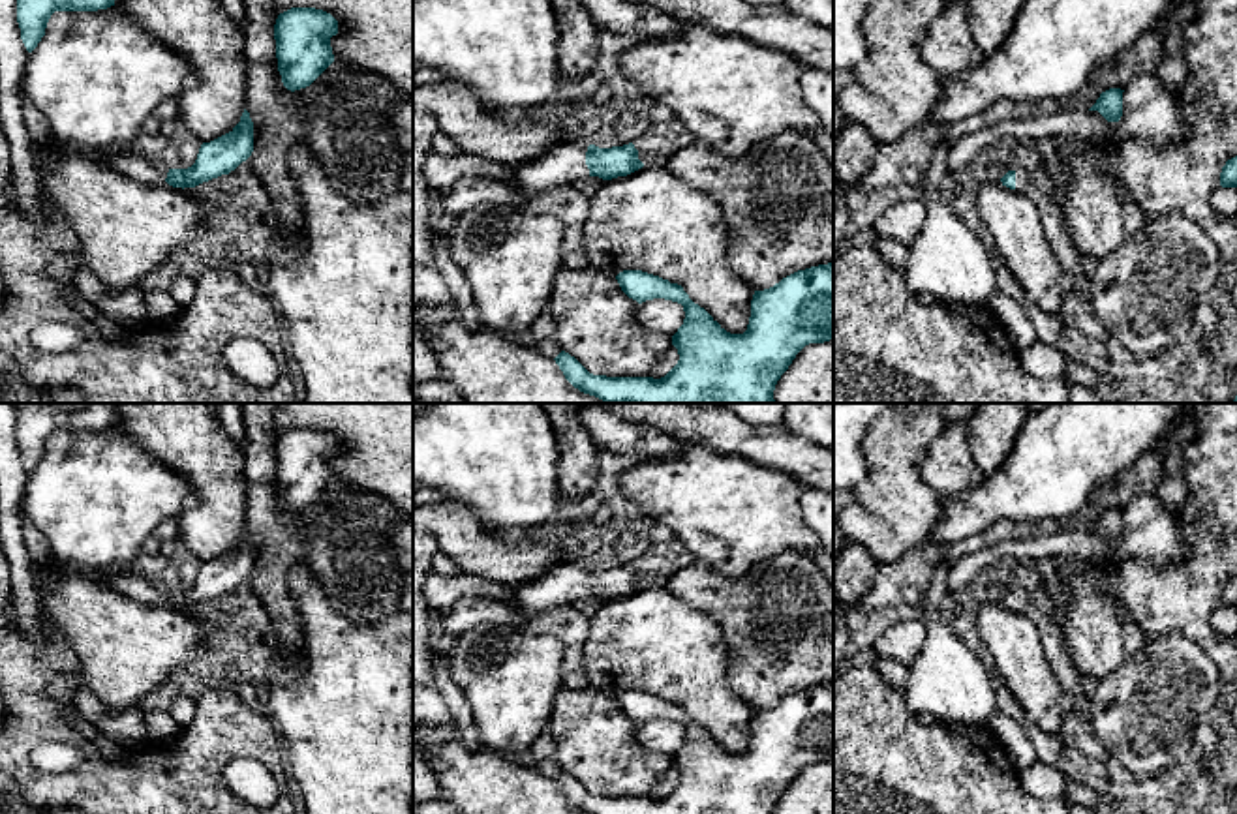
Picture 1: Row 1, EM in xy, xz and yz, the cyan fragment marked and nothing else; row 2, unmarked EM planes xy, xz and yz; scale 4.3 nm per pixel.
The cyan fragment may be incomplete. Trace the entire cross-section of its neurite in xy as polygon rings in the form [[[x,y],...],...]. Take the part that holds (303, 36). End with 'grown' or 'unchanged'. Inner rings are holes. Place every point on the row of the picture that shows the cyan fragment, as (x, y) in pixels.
[[[291,8],[274,24],[276,58],[282,83],[295,92],[310,86],[332,62],[330,38],[338,21],[315,8]]]; unchanged

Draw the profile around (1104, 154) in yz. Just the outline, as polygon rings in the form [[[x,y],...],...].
[[[1100,141],[1091,144],[1091,156],[1096,165],[1096,169],[1109,176],[1117,195],[1122,204],[1122,214],[1124,214],[1124,242],[1130,240],[1145,221],[1145,216],[1141,208],[1136,204],[1134,197],[1128,193],[1124,186],[1119,184],[1115,176],[1115,163],[1117,163],[1117,144],[1113,141]]]

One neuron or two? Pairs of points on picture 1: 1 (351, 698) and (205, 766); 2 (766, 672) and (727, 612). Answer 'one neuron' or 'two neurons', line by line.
1: two neurons
2: one neuron

